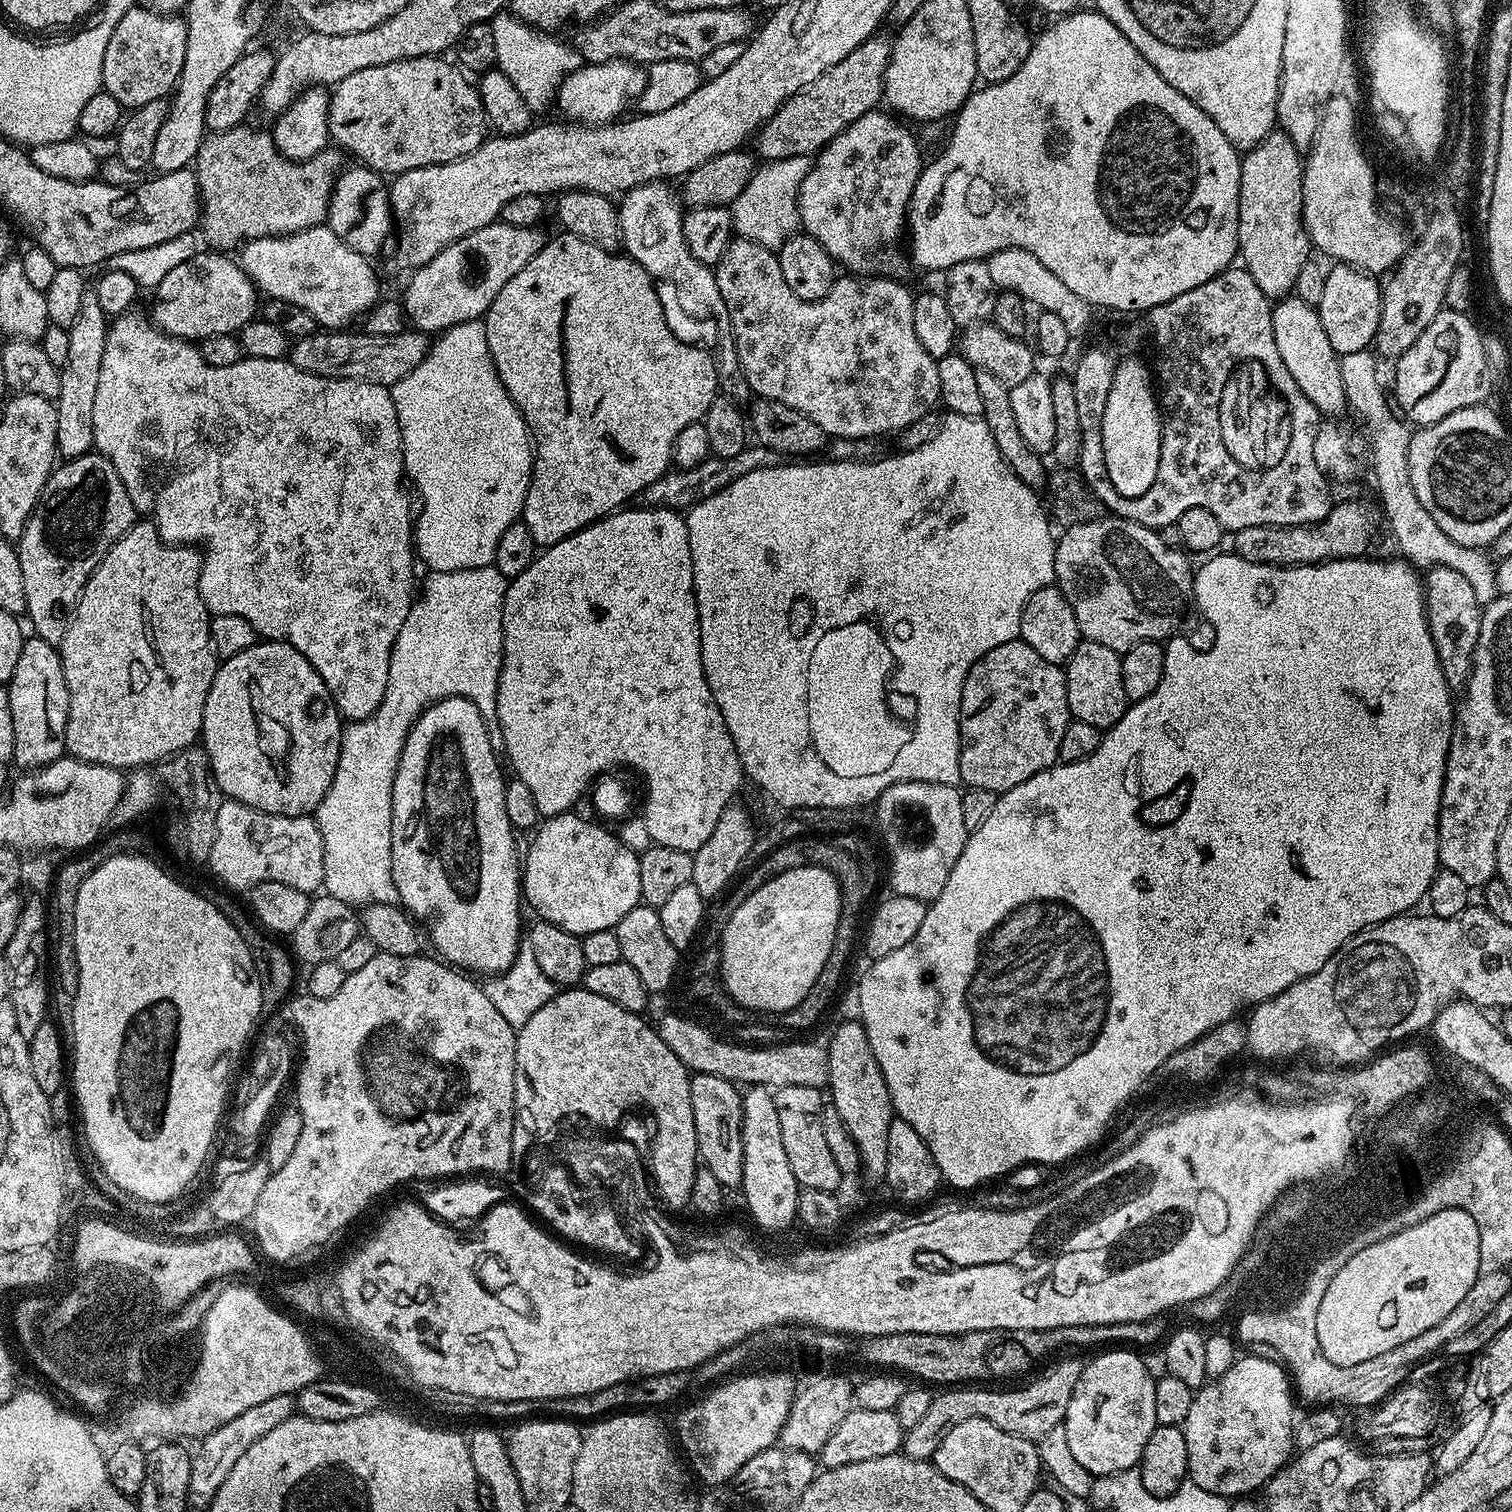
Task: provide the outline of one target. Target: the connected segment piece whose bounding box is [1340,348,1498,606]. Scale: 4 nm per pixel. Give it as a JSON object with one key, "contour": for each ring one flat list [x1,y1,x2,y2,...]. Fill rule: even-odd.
{"contour":[[1363,348,1358,354,1346,354,1340,357,1342,370,1342,386,1346,386,1348,408,1361,412,1370,430,1372,439,1372,476,1376,479,1376,488,1380,491,1379,507,1382,509,1386,528,1392,531,1392,540,1401,557,1413,566,1440,565,1458,570,1458,573,1470,582,1475,597,1482,606,1495,600,1496,564,1493,557,1482,548,1463,548,1442,534,1442,526,1434,522,1432,515,1422,506,1418,494,1414,494,1414,486,1410,486,1410,442,1413,429,1398,415,1397,409,1390,403,1390,396,1384,393,1380,385,1380,368,1376,365,1378,356,1375,351],[1397,416,1397,417,1396,417],[1408,427,1408,428,1407,428]]}

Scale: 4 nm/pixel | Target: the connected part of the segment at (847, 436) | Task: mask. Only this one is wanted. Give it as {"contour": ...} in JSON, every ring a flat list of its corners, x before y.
{"contour":[[733,238,728,243,727,250,722,254,720,261,714,265,718,290,722,290,722,302,726,302,726,310,730,314,732,323,731,335,736,338,736,349,740,365,749,389,761,400,782,402,810,418,810,422,818,422,822,426,825,437,839,438,842,440,866,440,877,438,883,432,899,433,900,429,910,426,910,422,922,418,922,414,933,411,940,398,938,386,938,366,935,358,922,350,922,342,918,342,918,334,914,331,914,306,912,305,913,293,908,293,908,288,896,278,886,276,861,276,859,274,840,274,830,286,830,294,821,300,803,300,790,290,786,277,782,275,780,257,773,249,762,246,753,240]]}

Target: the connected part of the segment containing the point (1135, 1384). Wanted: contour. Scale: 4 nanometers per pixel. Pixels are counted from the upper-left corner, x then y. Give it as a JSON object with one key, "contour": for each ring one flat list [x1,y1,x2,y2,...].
{"contour":[[1104,1350,1093,1356,1096,1357,1080,1369,1078,1386,1074,1386,1074,1394,1070,1394,1070,1406,1066,1406,1063,1425,1070,1451,1078,1466,1095,1478,1113,1476,1137,1467,1142,1450,1146,1450,1146,1442,1150,1442,1150,1434,1154,1434,1158,1425,1154,1414,1156,1380,1148,1373,1147,1366,1136,1357,1139,1355,1132,1350]]}

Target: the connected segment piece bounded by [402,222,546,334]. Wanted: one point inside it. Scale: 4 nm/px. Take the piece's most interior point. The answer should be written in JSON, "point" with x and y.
{"point":[461,281]}

